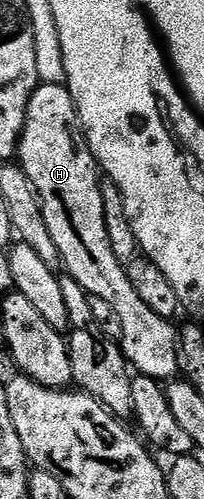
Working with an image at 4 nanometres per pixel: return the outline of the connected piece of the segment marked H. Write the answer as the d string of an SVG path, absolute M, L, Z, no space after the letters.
M38 84L31 95L27 107L25 130L21 133L21 144L17 147L17 157L23 171L27 171L27 179L35 187L41 199L43 219L47 219L47 231L51 231L51 239L55 239L55 247L59 247L61 264L64 272L79 283L89 296L98 296L114 305L119 315L119 324L123 327L123 335L119 340L125 360L140 376L150 377L162 383L168 383L178 376L179 368L179 329L170 318L155 315L143 299L139 299L139 291L131 287L126 266L115 259L115 251L111 251L111 239L107 239L107 223L103 215L103 195L101 194L102 174L95 155L91 151L89 141L85 138L85 128L81 126L81 116L75 107L75 99L71 99L69 86Z

